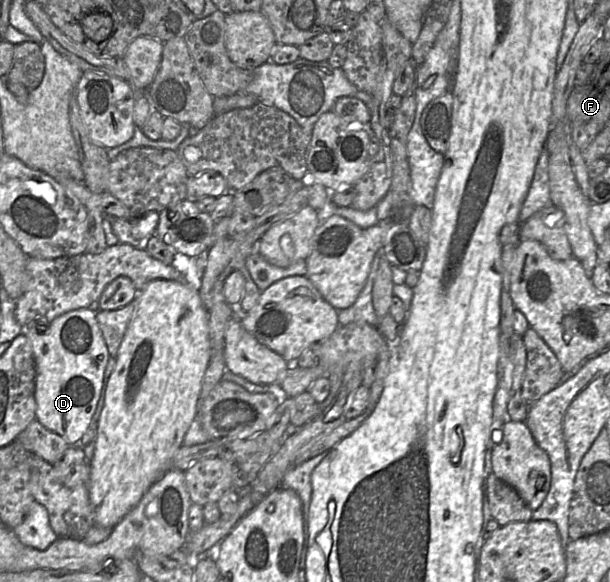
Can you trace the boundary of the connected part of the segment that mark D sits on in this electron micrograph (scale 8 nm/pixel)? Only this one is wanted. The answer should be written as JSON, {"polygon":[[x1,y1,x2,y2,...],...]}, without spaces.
{"polygon":[[80,308,56,317,44,330,36,323,22,327,31,341,36,363,36,419,69,445,81,440,90,426,110,354,96,312]]}

